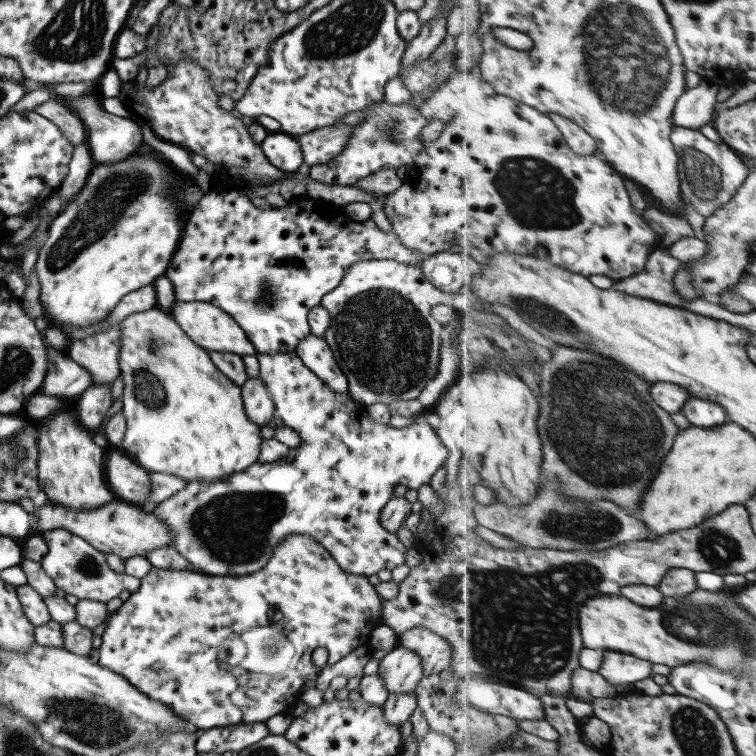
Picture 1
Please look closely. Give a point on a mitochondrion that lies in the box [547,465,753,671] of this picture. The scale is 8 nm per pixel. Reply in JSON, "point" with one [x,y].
{"point":[720,549]}

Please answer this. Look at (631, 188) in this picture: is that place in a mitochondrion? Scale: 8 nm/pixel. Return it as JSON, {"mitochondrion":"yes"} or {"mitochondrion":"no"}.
{"mitochondrion":"no"}

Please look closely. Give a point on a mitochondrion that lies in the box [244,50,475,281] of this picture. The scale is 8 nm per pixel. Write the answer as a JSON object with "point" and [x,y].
{"point":[390,128]}

